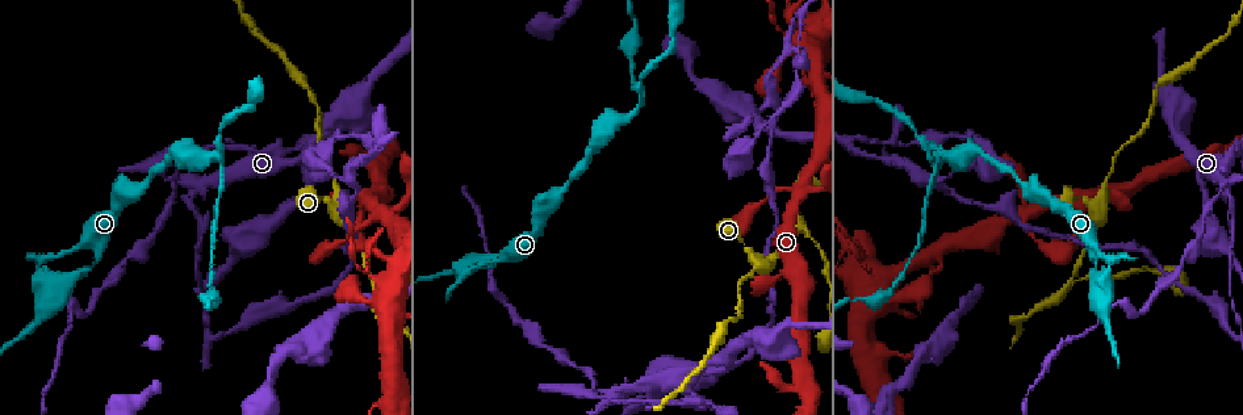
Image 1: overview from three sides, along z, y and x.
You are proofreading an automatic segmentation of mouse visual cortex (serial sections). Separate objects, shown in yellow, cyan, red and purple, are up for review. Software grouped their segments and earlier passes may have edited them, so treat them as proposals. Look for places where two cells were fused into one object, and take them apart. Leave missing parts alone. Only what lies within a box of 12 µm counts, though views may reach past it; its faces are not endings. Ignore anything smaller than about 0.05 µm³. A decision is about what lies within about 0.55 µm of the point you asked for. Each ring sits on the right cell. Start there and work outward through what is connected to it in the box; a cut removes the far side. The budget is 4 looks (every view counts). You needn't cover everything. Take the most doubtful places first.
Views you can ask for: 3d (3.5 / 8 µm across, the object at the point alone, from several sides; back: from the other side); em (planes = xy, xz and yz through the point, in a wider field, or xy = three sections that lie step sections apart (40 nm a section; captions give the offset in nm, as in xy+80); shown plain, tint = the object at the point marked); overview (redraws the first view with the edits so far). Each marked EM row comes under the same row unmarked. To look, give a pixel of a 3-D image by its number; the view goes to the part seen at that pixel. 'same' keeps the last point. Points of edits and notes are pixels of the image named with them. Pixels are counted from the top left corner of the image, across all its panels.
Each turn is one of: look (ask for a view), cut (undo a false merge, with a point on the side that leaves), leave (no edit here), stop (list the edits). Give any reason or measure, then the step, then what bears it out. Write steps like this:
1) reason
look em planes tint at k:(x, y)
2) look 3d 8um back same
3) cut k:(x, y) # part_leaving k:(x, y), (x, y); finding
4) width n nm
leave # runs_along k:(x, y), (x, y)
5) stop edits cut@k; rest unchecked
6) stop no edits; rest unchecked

look 3d 3.5um at 1:(1228, 182)

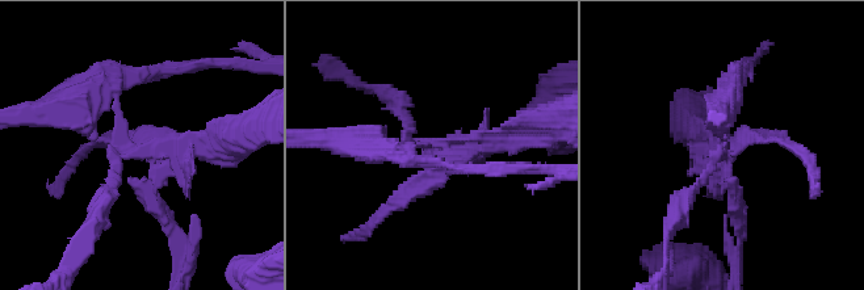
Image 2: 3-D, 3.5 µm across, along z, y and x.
cut 2:(176, 231) # part_leaving 2:(151, 194), (188, 251), (184, 274); a second cell is stuck on

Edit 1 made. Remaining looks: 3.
look 3d 8um at 1:(939, 152)

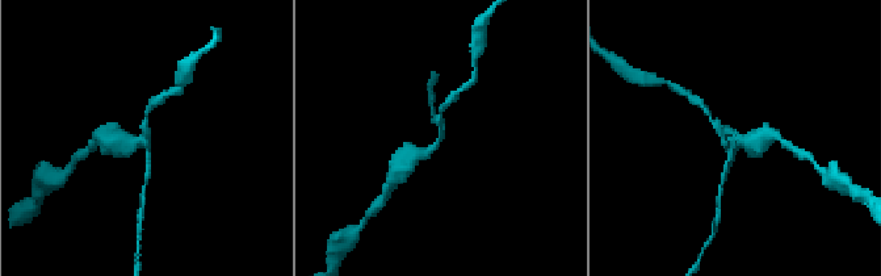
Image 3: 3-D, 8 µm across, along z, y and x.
zoom in
look 3d 3.5um at 3:(735, 142)

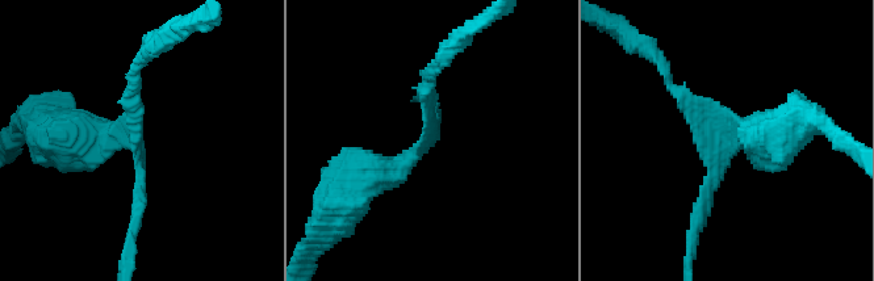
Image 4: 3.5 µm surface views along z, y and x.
arm_widths 150, 200, 450 nm
leave # runs_along 4:(355, 179), (417, 155), (429, 75); continuous, no second cell

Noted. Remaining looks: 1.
stop edits cut@2; rest unchecked

